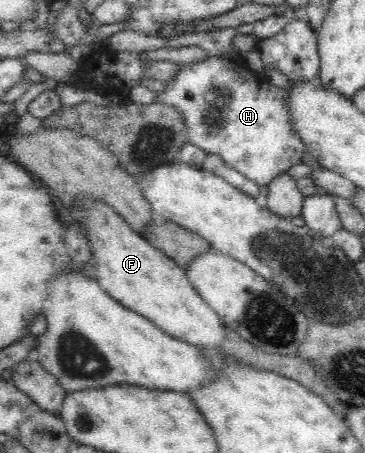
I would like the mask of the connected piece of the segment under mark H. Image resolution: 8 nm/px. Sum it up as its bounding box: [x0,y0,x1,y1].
[154,56,305,186]

